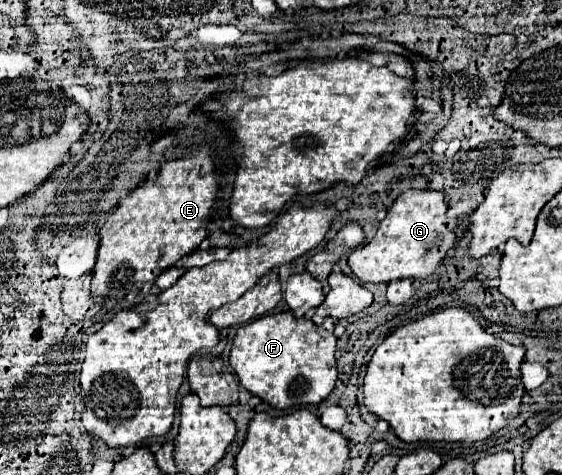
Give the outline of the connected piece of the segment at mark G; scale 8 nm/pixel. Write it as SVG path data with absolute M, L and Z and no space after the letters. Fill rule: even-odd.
M406 190L390 206L372 242L358 246L348 256L348 266L360 282L392 282L398 278L426 278L456 244L456 222L448 222L444 194L436 190Z

